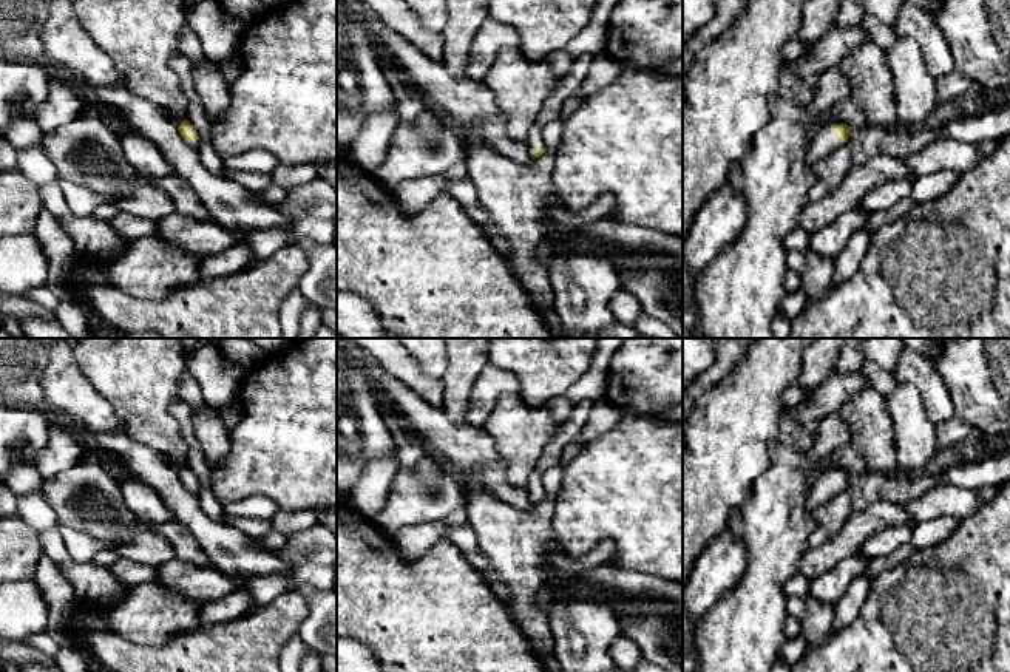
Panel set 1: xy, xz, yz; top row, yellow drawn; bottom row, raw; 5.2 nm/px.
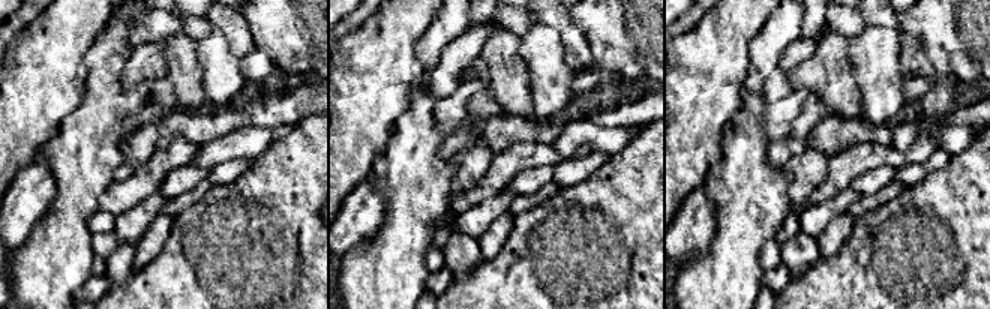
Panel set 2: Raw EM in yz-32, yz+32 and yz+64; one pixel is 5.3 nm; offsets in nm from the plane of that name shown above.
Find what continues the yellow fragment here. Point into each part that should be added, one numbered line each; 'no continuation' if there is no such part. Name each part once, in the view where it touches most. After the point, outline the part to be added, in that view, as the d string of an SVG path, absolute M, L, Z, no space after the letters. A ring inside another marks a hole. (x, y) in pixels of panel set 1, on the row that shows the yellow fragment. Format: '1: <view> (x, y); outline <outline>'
1: yz (825, 142); outline M831 125L823 127L808 150L806 164L814 167L817 162L828 158L839 145L839 137L834 134Z

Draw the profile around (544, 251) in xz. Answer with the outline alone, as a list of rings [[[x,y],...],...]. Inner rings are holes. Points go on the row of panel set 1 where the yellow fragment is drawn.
[[[551,229],[545,233],[545,236],[541,239],[541,243],[536,249],[536,260],[539,264],[548,266],[548,261],[553,255],[551,243],[561,236],[562,236],[561,233],[551,230]]]

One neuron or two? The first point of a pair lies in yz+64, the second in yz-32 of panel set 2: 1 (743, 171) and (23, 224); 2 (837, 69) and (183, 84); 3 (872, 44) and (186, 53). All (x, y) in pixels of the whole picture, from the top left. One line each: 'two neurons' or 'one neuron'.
1: two neurons
2: one neuron
3: two neurons

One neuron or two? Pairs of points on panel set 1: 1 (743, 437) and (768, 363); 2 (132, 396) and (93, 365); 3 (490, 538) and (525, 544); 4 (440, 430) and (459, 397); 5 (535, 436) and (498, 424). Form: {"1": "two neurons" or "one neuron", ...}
{"1": "one neuron", "2": "one neuron", "3": "one neuron", "4": "two neurons", "5": "one neuron"}

